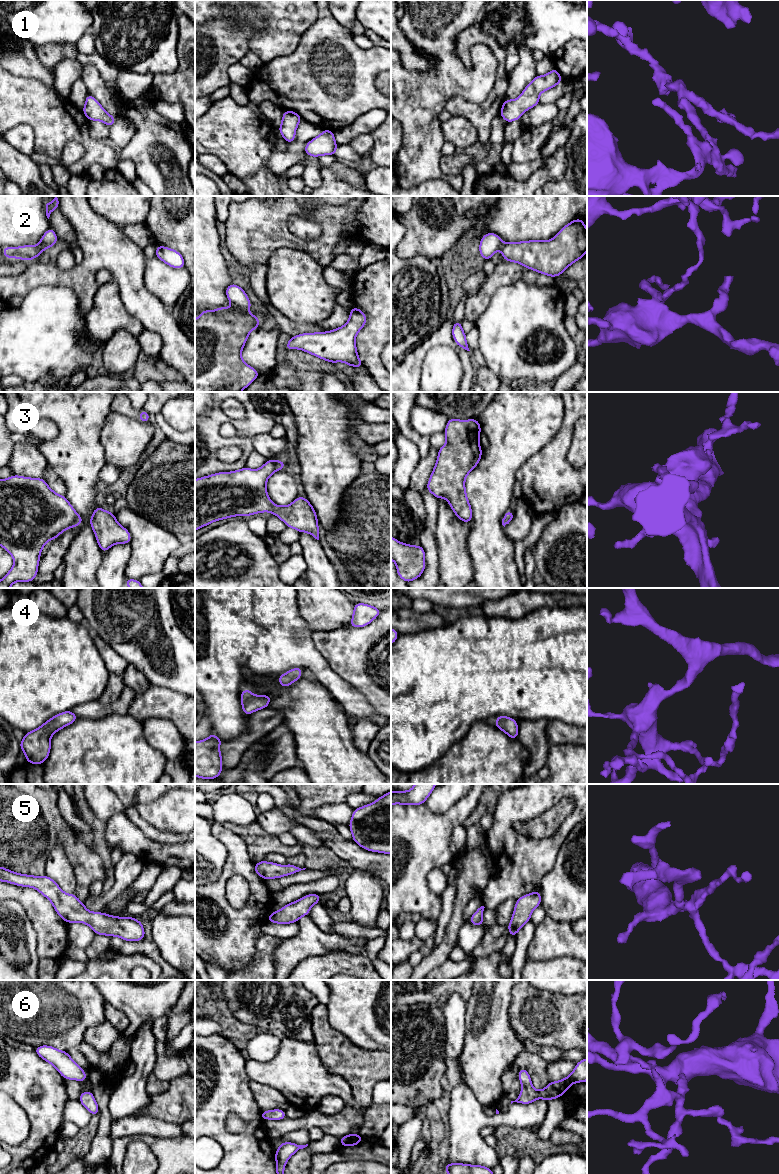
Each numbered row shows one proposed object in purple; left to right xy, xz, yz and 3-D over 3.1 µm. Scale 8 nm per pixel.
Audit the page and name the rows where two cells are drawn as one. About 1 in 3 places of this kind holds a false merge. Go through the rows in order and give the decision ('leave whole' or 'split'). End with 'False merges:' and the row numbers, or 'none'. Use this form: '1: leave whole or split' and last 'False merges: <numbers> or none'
1: leave whole
2: split
3: leave whole
4: leave whole
5: leave whole
6: leave whole
False merges: 2

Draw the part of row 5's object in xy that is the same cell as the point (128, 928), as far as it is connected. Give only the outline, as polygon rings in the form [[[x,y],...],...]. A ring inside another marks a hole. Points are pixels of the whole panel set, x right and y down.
[[[0,866],[0,881],[38,890],[50,900],[55,911],[68,924],[86,923],[95,934],[117,936],[125,941],[140,941],[145,938],[140,920],[129,916],[116,917],[102,912],[90,912],[75,894],[63,892],[59,885],[46,875],[19,874]]]

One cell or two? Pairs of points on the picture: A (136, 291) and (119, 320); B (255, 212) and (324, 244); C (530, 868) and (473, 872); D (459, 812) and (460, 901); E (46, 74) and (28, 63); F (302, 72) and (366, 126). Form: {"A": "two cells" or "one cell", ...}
{"A": "two cells", "B": "one cell", "C": "two cells", "D": "two cells", "E": "one cell", "F": "two cells"}

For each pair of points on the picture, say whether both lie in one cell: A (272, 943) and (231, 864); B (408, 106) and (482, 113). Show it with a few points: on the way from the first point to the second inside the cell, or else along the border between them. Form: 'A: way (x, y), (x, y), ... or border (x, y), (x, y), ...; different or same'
A: border (262, 934), (256, 940), (253, 957); different
B: border (467, 101), (455, 94), (444, 109); different

